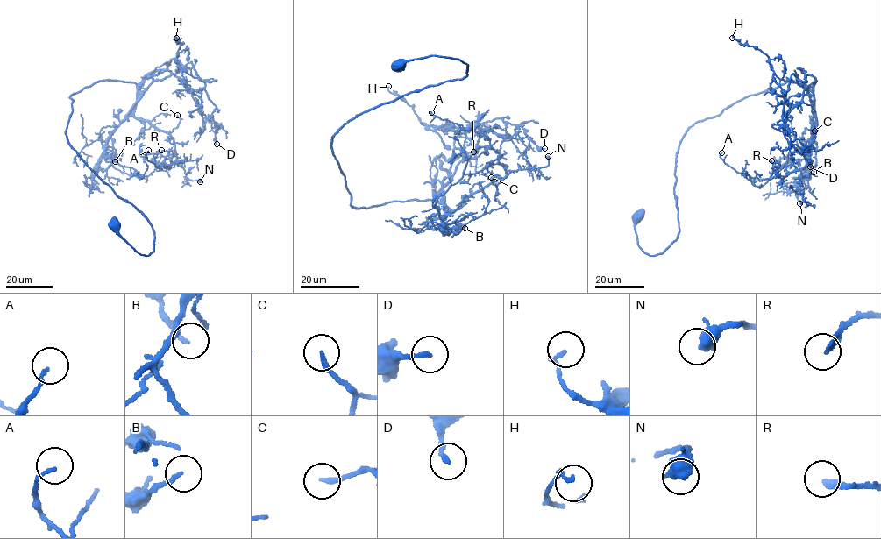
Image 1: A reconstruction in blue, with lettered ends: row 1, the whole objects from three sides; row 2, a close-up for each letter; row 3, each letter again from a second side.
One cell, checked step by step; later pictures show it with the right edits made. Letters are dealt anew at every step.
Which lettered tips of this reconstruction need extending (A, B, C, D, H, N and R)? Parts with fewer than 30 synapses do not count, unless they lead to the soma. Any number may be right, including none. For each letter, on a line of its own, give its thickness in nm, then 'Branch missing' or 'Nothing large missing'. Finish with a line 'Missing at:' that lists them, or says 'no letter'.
A: Thickness 100 nm. Nothing large missing
B: Thickness 110 nm. Nothing large missing
C: Thickness 180 nm. Nothing large missing
D: Thickness 180 nm. Nothing large missing
H: Thickness 160 nm. Nothing large missing
N: Thickness 600 nm. Nothing large missing
R: Thickness 150 nm. Nothing large missing
Missing at: no letter

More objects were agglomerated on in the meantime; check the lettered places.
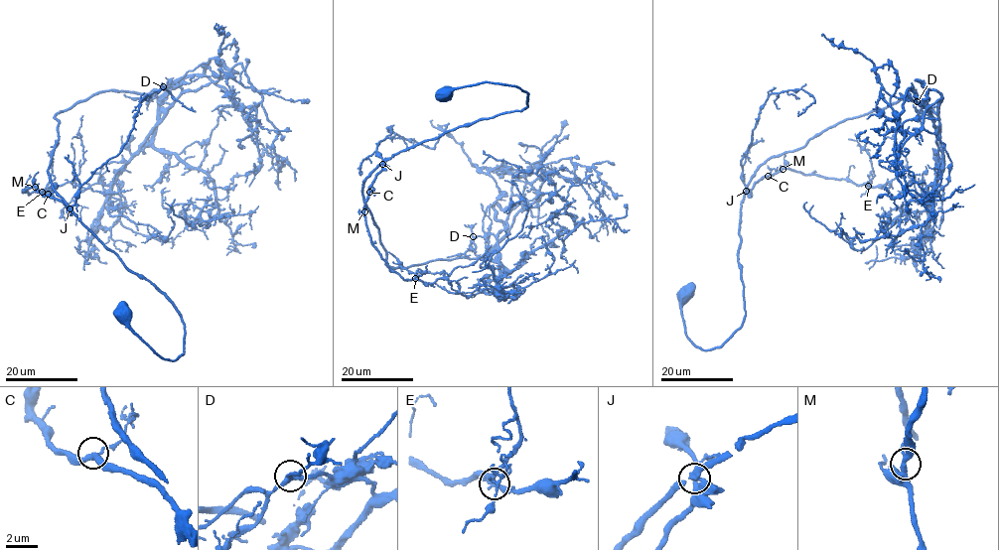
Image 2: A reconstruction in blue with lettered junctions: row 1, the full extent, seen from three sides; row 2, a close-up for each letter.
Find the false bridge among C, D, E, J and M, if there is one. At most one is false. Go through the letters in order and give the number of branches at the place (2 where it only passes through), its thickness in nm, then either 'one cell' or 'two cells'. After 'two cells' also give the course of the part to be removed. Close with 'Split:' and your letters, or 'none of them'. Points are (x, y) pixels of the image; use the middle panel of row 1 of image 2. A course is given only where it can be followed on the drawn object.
C: 3 | 300 nm | one cell
D: 3 | 280 nm | one cell
E: 3 | 320 nm | one cell
J: 3 | 280 nm | two cells | (382, 164), (364, 216), (371, 244), (390, 269), (404, 279), (434, 283), (483, 255), (481, 267), (497, 268)
M: 3 | 320 nm | one cell
Split: J

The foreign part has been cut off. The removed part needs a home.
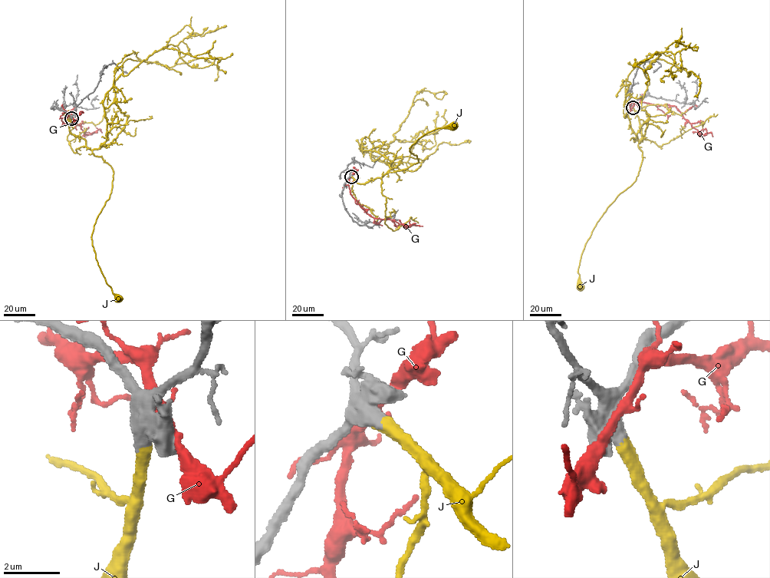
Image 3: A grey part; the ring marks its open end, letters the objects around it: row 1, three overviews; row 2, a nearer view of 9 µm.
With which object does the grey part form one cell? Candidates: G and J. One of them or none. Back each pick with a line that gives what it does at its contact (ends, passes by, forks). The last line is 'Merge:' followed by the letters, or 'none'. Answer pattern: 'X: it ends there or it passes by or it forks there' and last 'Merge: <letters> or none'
J: it ends there
Merge: J

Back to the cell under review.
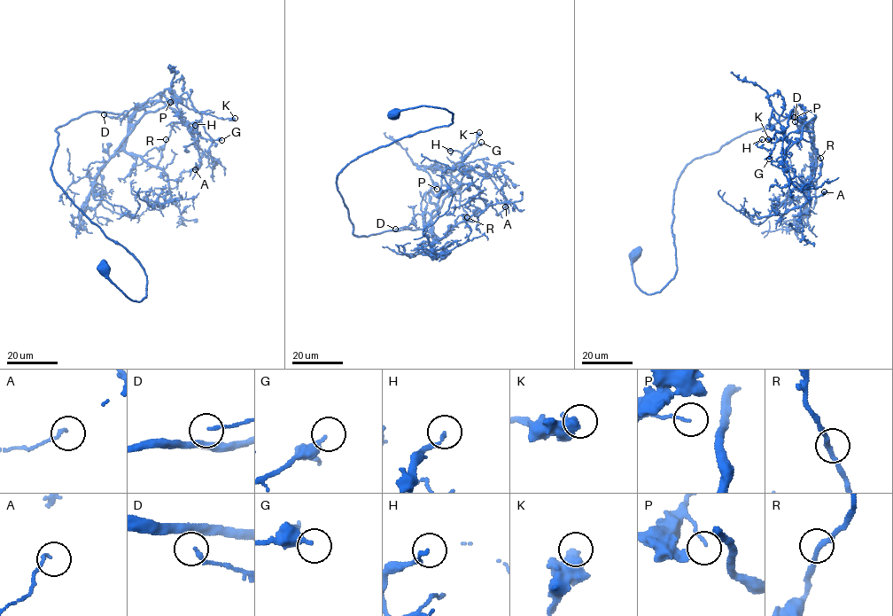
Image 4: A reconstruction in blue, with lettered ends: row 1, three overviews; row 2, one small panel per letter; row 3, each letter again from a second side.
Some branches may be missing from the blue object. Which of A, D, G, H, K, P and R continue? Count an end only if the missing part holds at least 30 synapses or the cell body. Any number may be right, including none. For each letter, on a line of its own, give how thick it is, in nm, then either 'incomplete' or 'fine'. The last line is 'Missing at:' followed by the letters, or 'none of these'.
A: 110 nm thick; fine
D: 80 nm thick; fine
G: 320 nm thick; fine
H: 120 nm thick; fine
K: 550 nm thick; fine
P: 70 nm thick; fine
R: 190 nm thick; fine
Missing at: none of these

